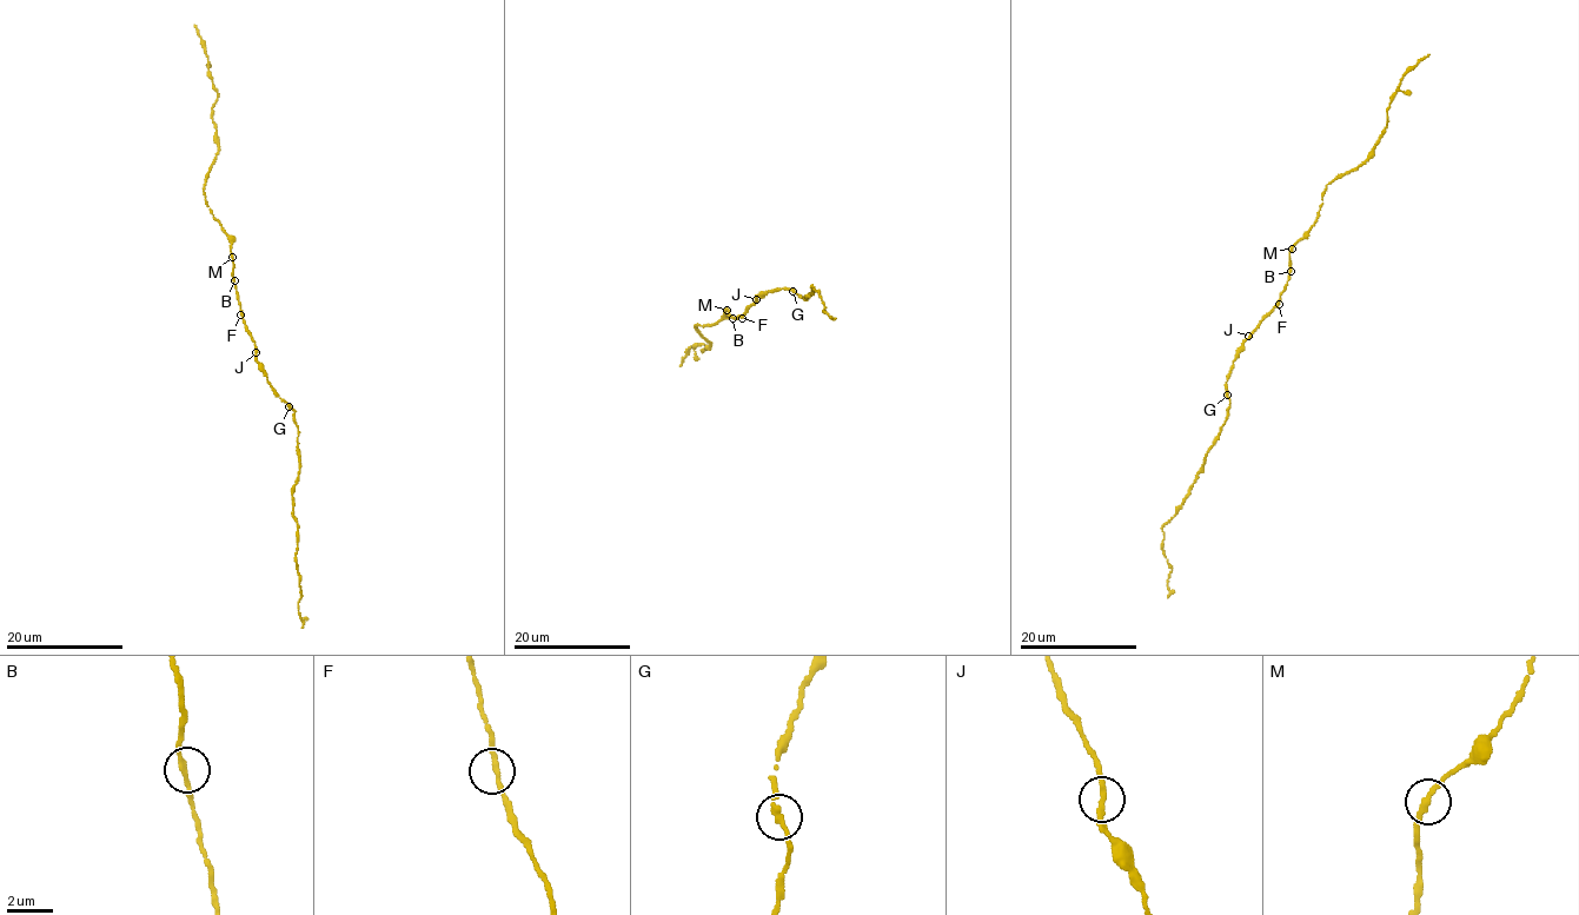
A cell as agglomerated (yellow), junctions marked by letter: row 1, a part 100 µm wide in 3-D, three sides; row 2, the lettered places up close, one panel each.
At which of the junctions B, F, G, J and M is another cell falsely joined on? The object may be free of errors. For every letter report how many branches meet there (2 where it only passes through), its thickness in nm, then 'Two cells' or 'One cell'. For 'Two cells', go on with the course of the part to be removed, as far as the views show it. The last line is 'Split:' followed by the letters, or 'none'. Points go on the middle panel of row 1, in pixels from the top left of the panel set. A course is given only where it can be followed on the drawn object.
B: Branches: 2. Thickness 240 nm. One cell
F: Branches: 2. Thickness 260 nm. One cell
G: Branches: 2. Thickness 240 nm. One cell
J: Branches: 2. Thickness 260 nm. One cell
M: Branches: 2. Thickness 260 nm. One cell
Split: none

